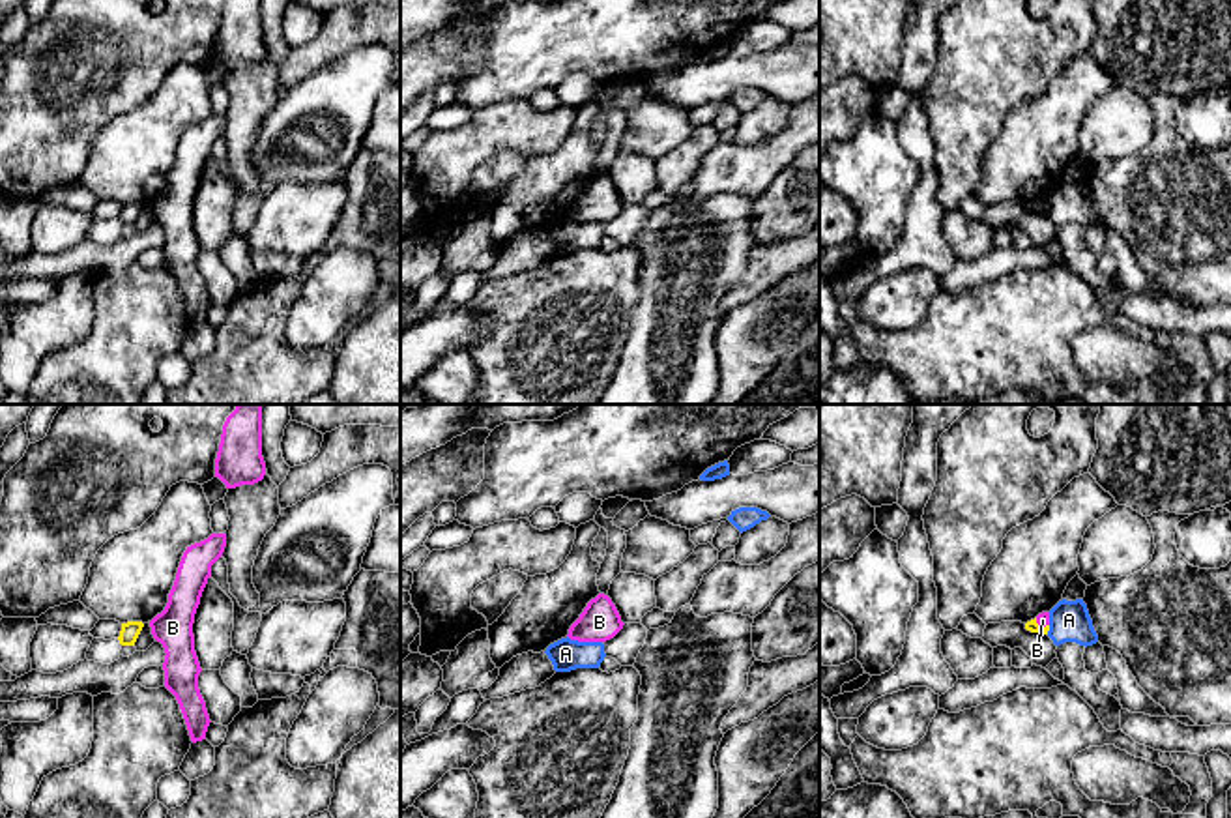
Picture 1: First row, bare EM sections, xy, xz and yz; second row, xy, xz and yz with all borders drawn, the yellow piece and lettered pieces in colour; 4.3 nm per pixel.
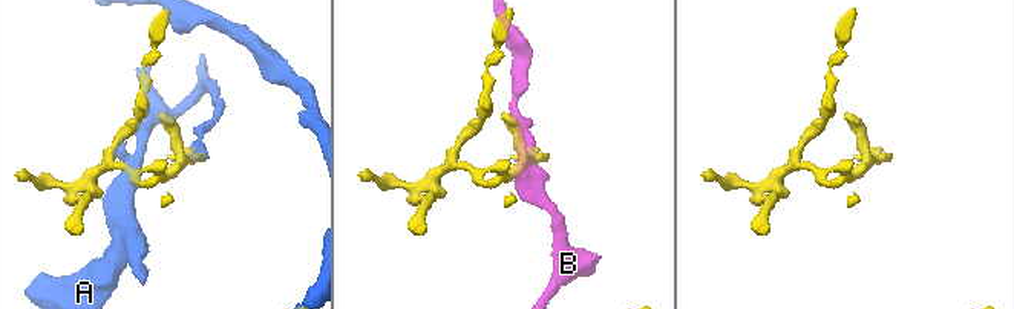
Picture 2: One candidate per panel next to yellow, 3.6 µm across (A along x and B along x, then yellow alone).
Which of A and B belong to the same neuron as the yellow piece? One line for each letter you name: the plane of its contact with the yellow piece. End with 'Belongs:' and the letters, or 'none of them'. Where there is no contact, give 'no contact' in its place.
Belongs: none of them

